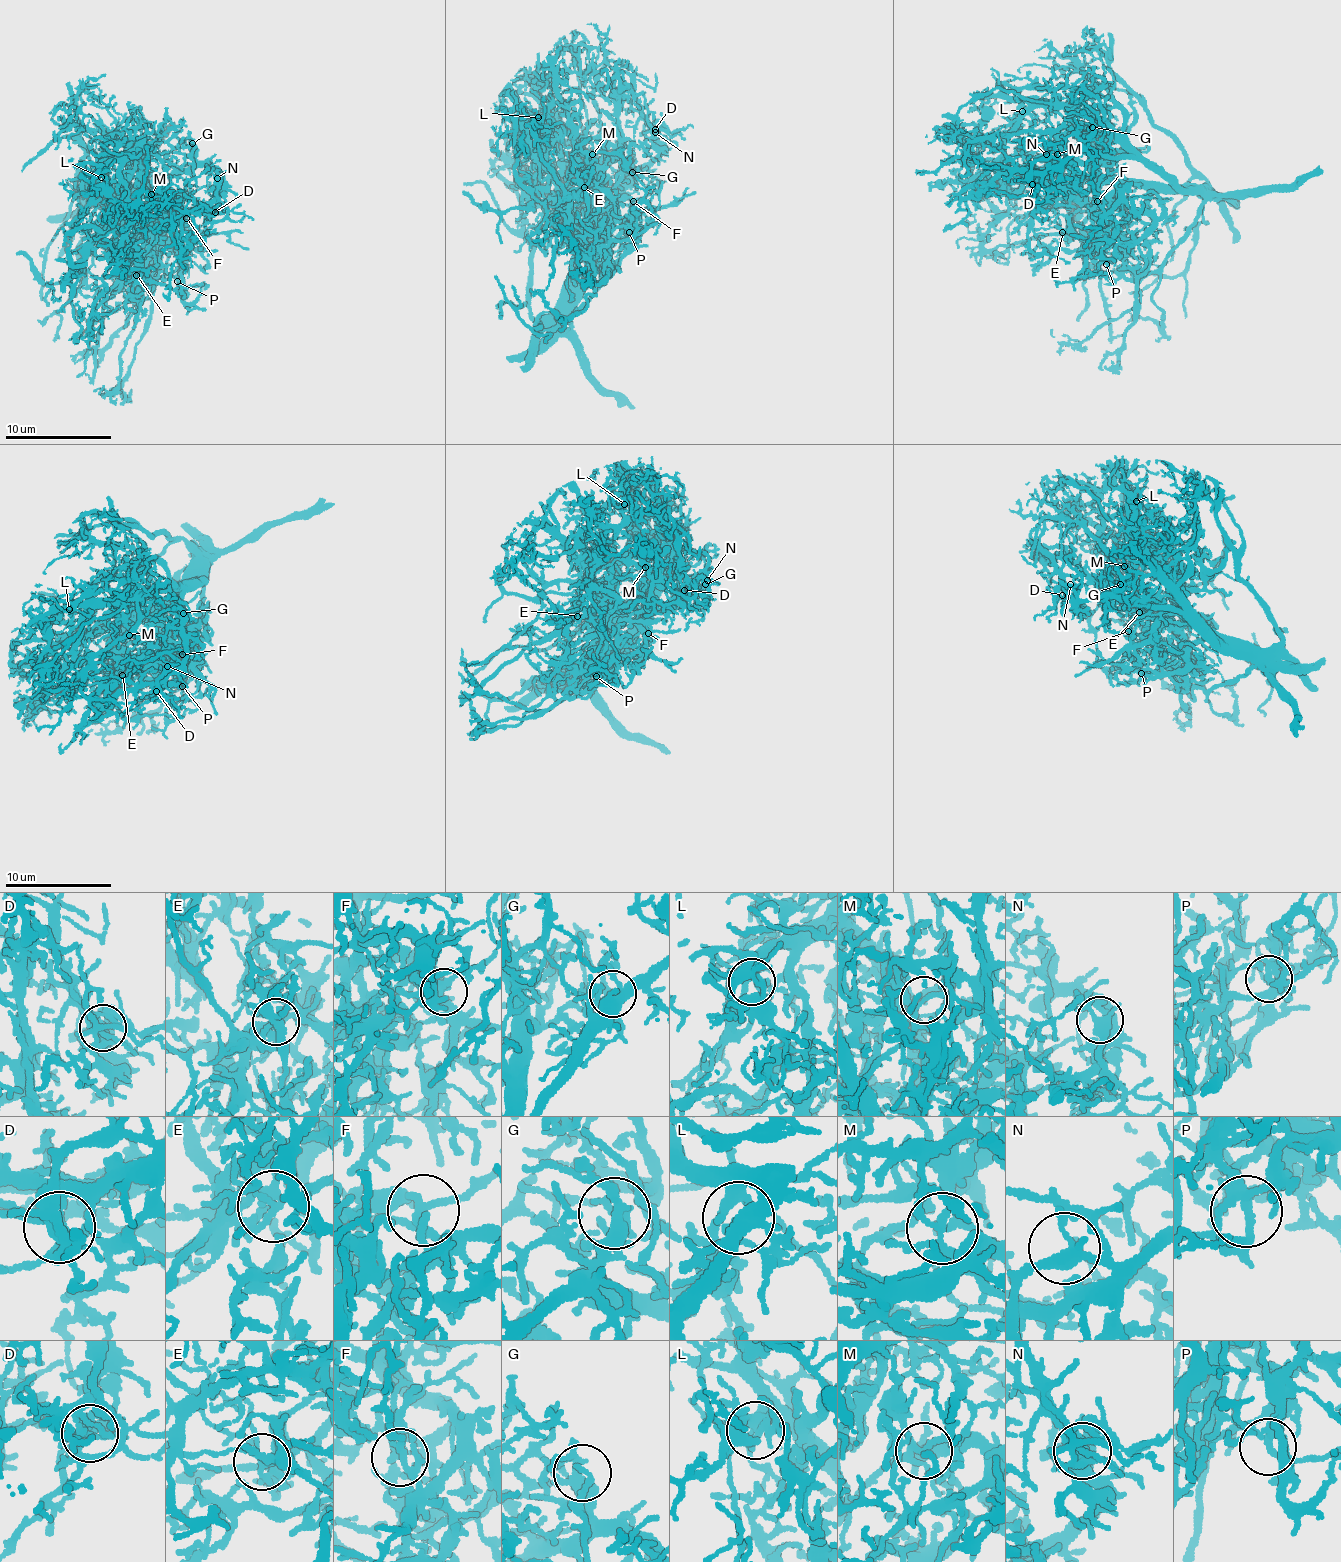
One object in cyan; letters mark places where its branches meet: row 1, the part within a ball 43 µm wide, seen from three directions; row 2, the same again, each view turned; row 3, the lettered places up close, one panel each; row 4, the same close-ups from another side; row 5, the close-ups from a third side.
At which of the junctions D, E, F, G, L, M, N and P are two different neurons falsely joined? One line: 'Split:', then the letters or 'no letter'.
Split: E, M

